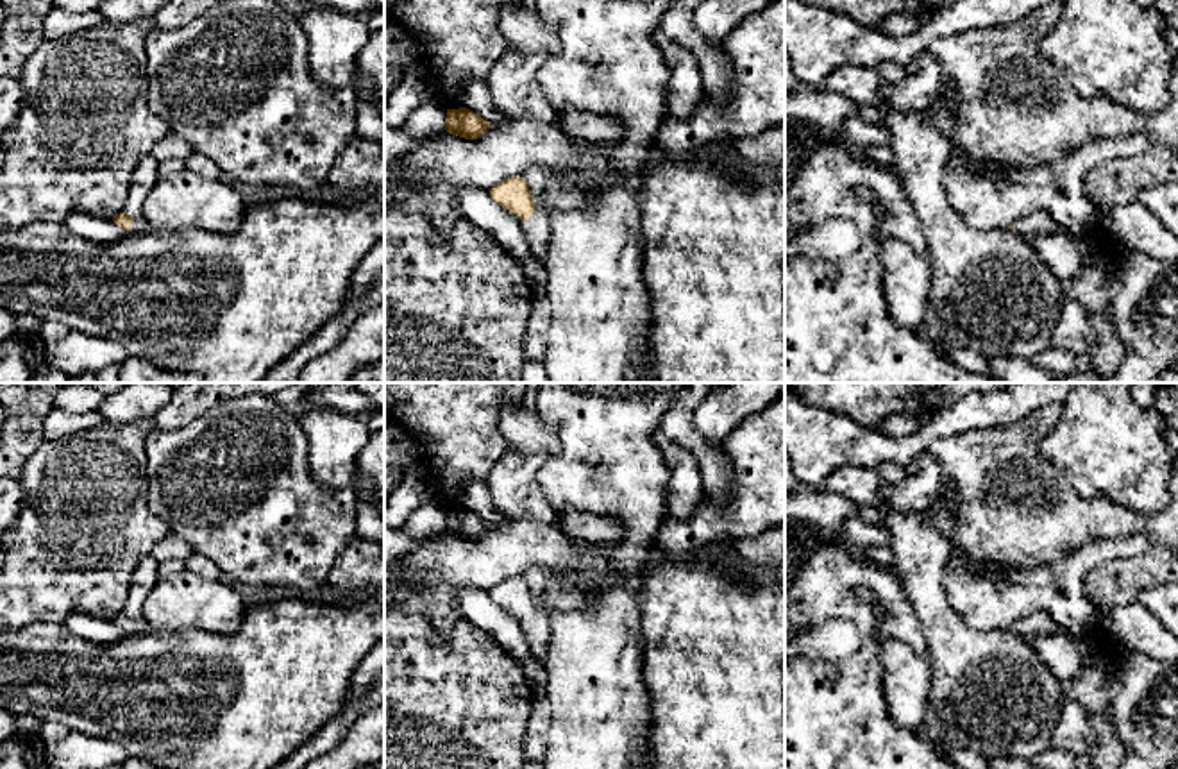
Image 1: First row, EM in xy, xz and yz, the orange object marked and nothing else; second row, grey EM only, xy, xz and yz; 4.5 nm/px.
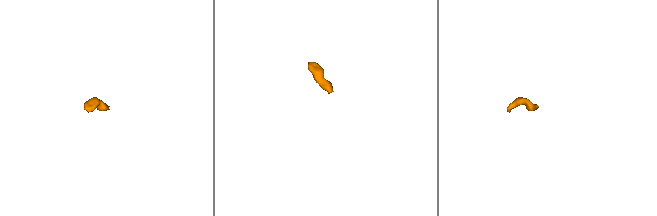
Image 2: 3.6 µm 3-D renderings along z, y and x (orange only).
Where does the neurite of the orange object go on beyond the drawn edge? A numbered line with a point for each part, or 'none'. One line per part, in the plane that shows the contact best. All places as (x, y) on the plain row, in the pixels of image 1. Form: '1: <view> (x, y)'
1: xz (537, 630)

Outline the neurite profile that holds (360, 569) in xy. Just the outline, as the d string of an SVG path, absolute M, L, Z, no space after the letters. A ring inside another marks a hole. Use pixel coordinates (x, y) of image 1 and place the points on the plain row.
M356 535L329 572L325 590L341 594L384 594L383 544Z

